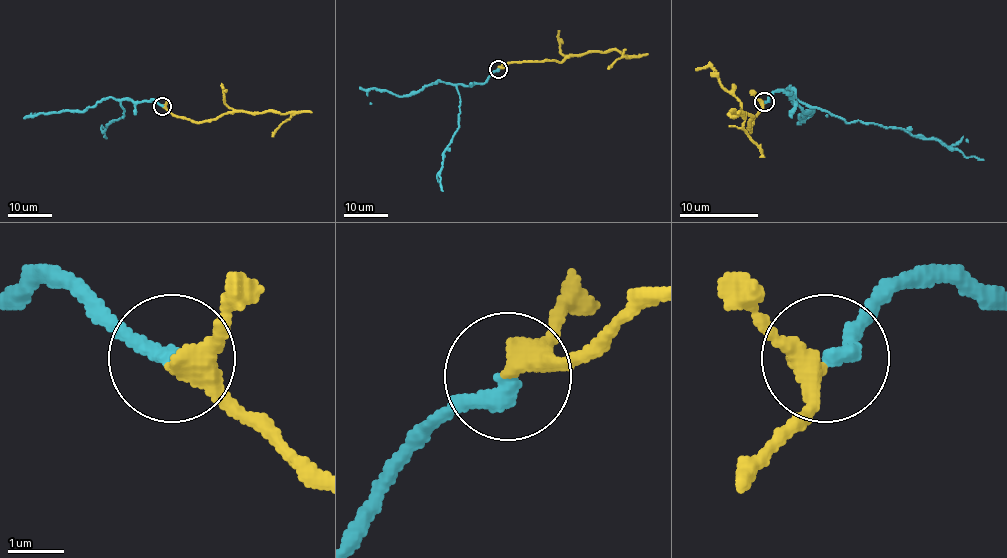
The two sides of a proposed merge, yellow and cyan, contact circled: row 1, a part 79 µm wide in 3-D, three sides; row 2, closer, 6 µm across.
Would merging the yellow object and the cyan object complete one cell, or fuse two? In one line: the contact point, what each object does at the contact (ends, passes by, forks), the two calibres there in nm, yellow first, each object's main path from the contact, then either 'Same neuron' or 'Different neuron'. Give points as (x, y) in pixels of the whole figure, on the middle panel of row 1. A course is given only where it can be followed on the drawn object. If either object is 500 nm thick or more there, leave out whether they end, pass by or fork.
Place: (498, 69). At the ring yellow passes by. At the ring cyan ends. Thickness 320 nm (yellow) against 320 nm. Course of yellow: (498, 69), (510, 62), (561, 61), (591, 51), (617, 49), (626, 57), (619, 58), (608, 69). Course of cyan: (498, 69), (483, 83), (457, 85), (460, 114), (458, 129), (442, 159), (439, 176), (442, 190). Same neuron

